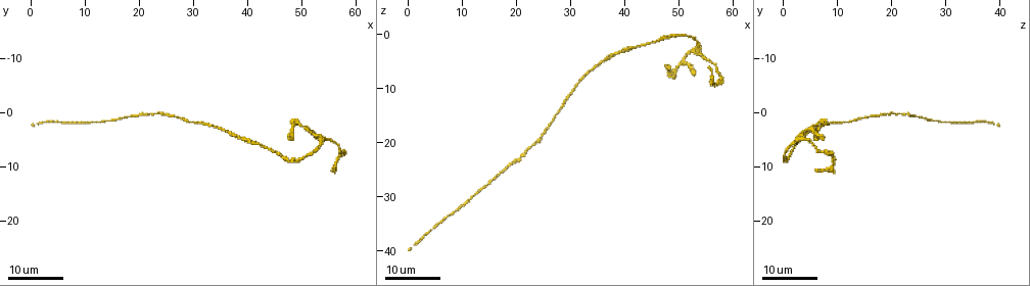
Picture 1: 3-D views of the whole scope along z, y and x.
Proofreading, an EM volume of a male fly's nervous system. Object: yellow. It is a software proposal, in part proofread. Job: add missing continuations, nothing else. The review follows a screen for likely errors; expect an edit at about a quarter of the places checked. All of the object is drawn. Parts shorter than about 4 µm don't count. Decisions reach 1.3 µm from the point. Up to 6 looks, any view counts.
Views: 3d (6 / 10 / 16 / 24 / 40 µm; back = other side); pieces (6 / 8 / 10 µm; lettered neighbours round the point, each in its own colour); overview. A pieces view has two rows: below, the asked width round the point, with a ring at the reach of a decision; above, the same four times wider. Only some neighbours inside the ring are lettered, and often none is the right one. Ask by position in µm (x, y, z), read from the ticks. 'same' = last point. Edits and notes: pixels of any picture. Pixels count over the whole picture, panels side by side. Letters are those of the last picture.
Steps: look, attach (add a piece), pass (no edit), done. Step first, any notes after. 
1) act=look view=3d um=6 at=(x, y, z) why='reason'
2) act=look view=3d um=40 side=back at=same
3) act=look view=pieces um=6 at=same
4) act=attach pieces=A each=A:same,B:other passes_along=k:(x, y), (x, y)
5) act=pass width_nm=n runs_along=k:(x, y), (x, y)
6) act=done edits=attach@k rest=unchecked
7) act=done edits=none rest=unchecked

act=look view=3d um=16 at=(0.5, 2.0, 40.0) why='branch stops here'

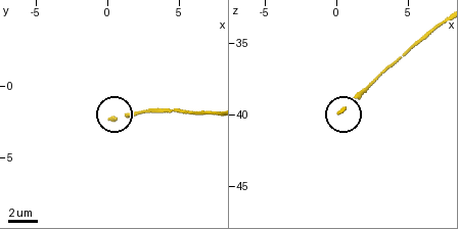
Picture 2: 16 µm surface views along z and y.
act=look view=pieces um=6 at=(0.4, 2.2, 39.8)

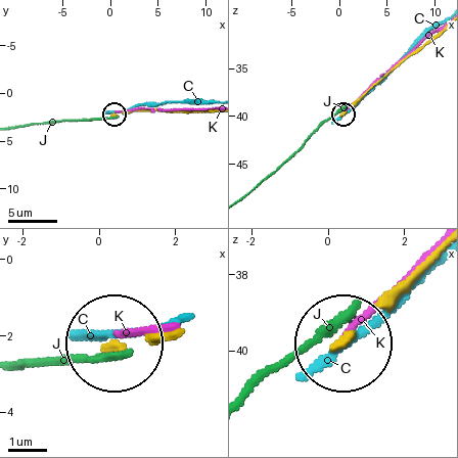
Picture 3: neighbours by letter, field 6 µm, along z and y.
act=pass width_nm=190 each=C:other,J:other,K:other runs_along=3:(212, 110), (129, 110), (115, 115) found='none of them fits'

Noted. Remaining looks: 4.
act=look view=3d um=24 at=(53.0, 5.0, 7.0) why='branch stops here'

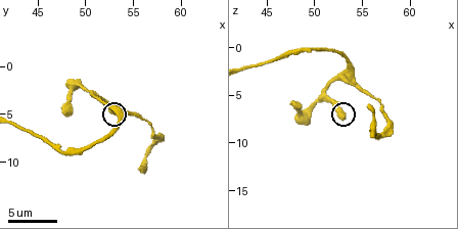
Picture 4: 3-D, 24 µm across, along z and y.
act=look view=pieces um=6 at=same why='what lies round it'

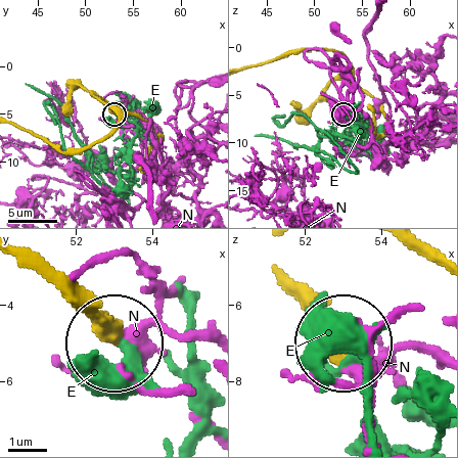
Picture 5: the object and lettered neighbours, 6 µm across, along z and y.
act=pass each=E:other,N:other found='no lettered piece goes on from it'

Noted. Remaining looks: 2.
act=look view=3d um=10 at=(55.6, 10.8, 6.4) why='stops while still wide'

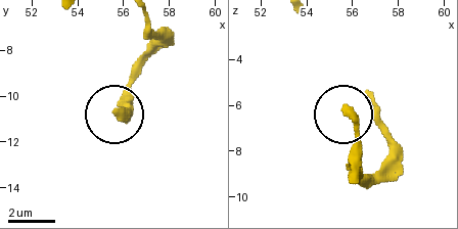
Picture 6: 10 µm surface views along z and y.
act=look view=pieces um=8 at=(55.8, 10.6, 6.2)

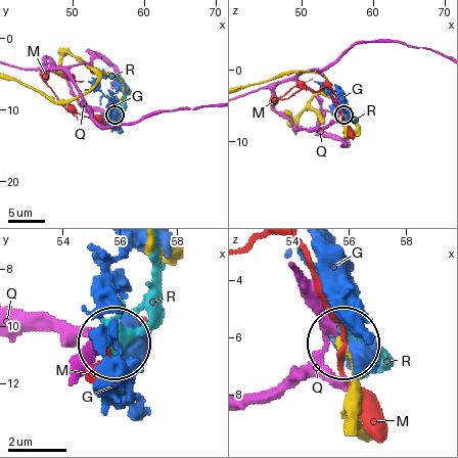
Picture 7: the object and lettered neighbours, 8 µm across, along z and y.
act=pass each=G:other,M:other,Q:other,R:other found='no lettered piece goes on from it'

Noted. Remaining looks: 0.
act=done edits=none rest=unchecked

